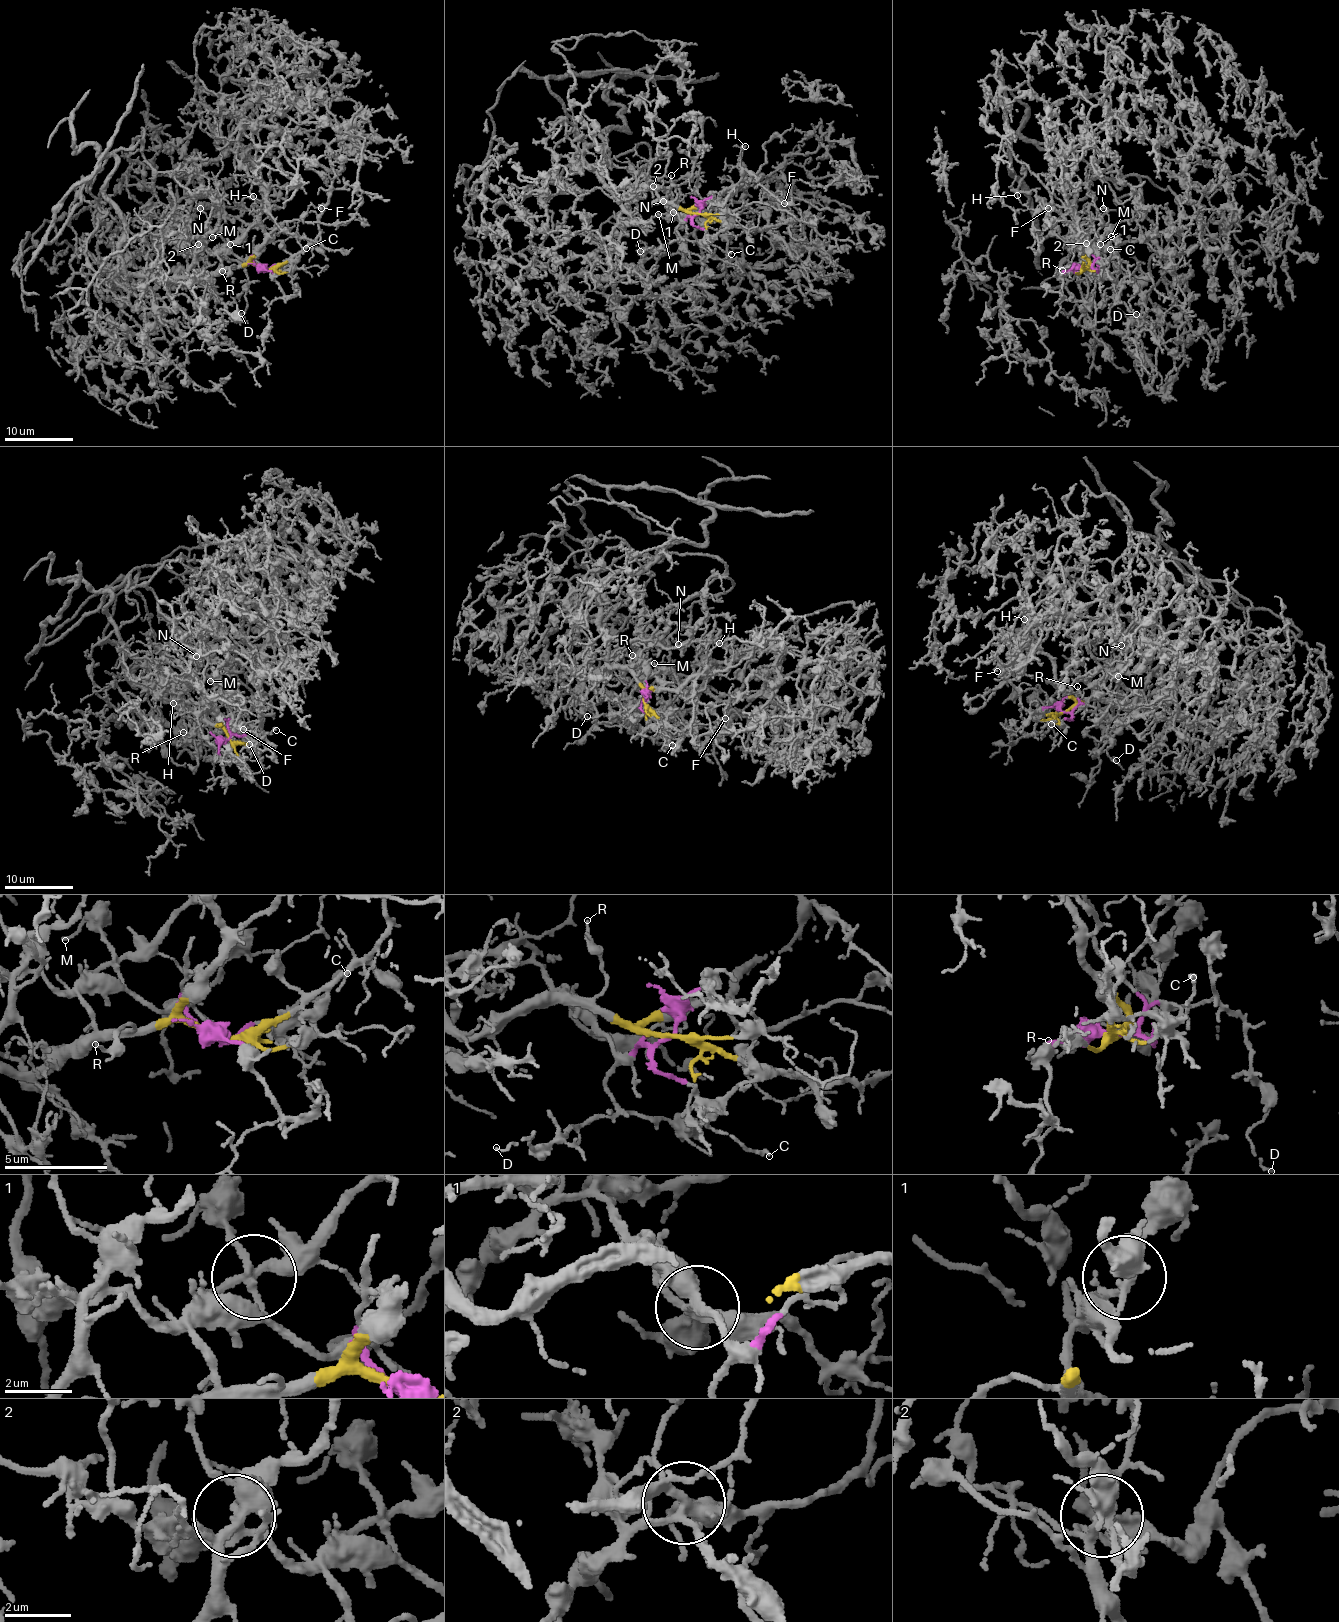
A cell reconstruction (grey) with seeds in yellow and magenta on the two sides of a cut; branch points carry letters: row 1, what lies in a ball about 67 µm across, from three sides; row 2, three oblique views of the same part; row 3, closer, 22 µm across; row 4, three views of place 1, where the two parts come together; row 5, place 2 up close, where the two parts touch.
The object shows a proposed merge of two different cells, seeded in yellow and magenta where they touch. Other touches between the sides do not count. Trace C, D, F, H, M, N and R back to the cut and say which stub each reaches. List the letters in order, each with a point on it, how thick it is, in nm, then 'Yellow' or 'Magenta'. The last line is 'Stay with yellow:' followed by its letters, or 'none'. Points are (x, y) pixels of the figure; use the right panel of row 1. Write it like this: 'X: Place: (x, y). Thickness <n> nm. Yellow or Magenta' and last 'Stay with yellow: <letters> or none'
C: Place: (1110, 249). Thickness 180 nm. Magenta
D: Place: (1136, 314). Thickness 110 nm. Magenta
F: Place: (1048, 208). Thickness 120 nm. Yellow
H: Place: (1017, 195). Thickness 120 nm. Yellow
M: Place: (1111, 236). Thickness 160 nm. Magenta
N: Place: (1103, 208). Thickness 90 nm. Yellow
R: Place: (1062, 270). Thickness 100 nm. Yellow
Stay with yellow: F, H, N, R

